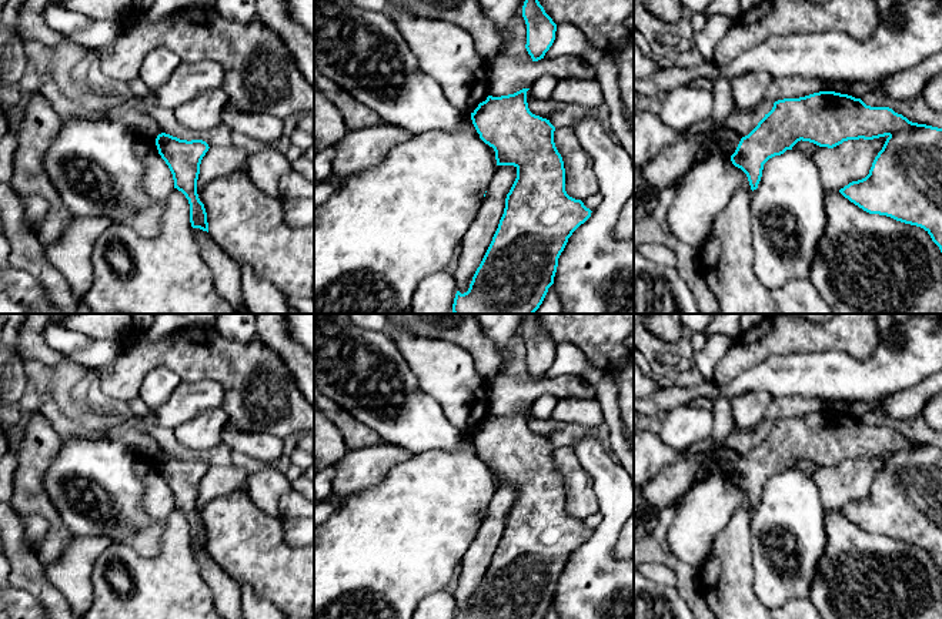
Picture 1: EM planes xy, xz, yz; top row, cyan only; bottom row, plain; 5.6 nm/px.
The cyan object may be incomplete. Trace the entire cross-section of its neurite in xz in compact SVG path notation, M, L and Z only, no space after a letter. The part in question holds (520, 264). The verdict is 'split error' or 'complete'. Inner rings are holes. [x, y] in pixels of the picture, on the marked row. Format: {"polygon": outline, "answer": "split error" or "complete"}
{"polygon": "M522 88L501 97L488 96L471 113L471 120L480 138L495 151L497 165L514 165L517 178L507 194L504 214L468 291L464 294L457 291L455 294L454 314L534 314L542 304L548 288L554 284L558 258L568 238L592 213L581 200L567 194L564 161L554 143L555 127L550 120L530 111L527 103L528 90Z", "answer": "complete"}

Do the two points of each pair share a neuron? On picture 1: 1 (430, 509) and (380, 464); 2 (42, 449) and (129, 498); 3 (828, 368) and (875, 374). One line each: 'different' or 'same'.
1: different
2: different
3: same

